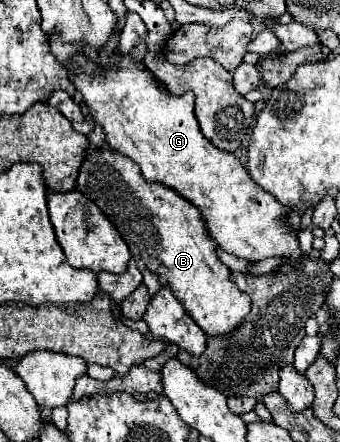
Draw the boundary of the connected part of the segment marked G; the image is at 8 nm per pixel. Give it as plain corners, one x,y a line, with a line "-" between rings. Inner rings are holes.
131,51
129,55
123,55
119,67
107,65
105,73
99,69
95,75
85,75
85,73
73,75
73,85
83,93
85,105
89,107
91,117
103,127
107,147
133,159
139,165
141,175
147,181
163,183
165,187
177,191
183,199
193,203
201,211
201,219
205,221
209,237
217,241
221,249
225,249
227,253
239,259
245,259
247,263
257,263
261,259
279,257
281,263
289,265
291,269
303,269
301,257
305,253
299,247
297,231
289,227
289,221
287,221
289,209
281,205
271,193
261,189
249,177
247,169
233,153
225,153
209,145
209,141
201,137
201,131
199,131
199,125
193,113
193,105
195,105
193,93
173,97
167,91
163,91
157,85
153,73
145,69
145,65
141,63
141,57
135,51

